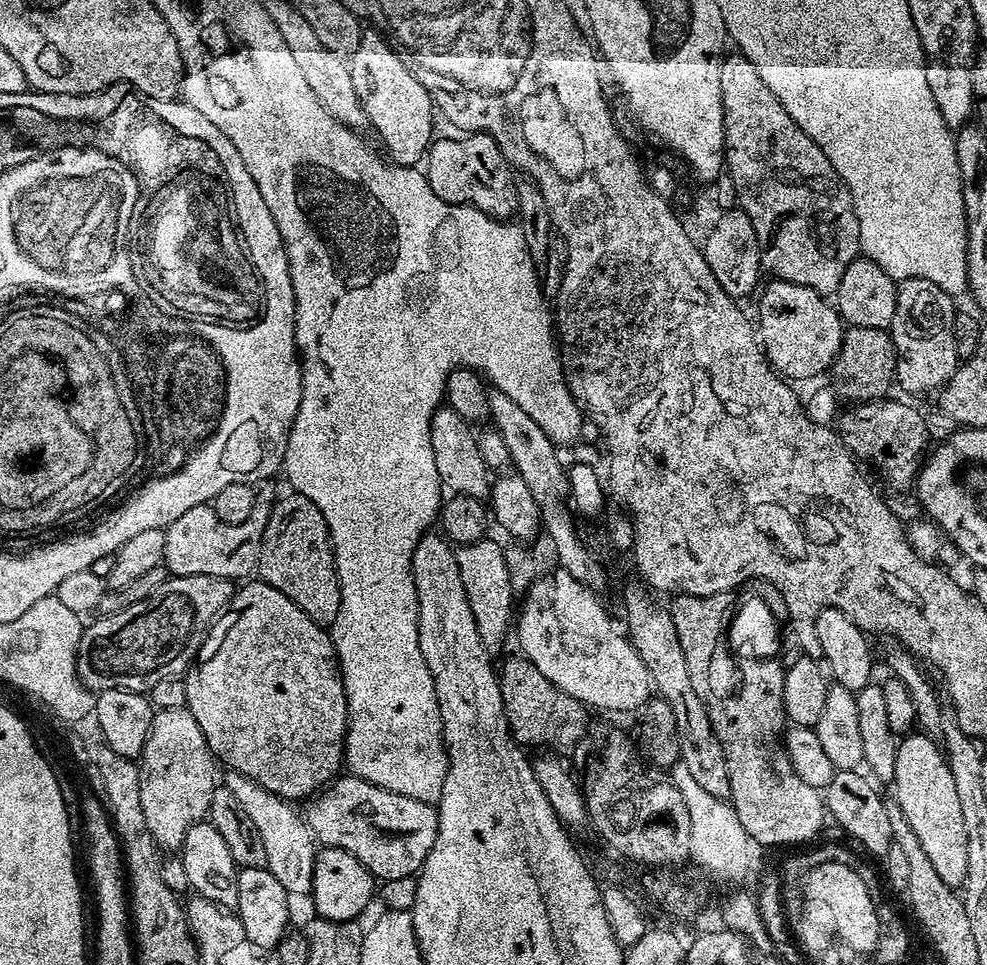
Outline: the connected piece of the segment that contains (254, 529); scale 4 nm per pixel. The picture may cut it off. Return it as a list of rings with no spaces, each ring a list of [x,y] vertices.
[[[211,503],[194,506],[194,510],[186,510],[182,518],[168,525],[164,533],[166,550],[163,565],[172,576],[213,576],[233,582],[243,581],[257,571],[260,543],[267,521],[268,512],[257,510],[246,518],[246,522],[231,524],[218,518]]]

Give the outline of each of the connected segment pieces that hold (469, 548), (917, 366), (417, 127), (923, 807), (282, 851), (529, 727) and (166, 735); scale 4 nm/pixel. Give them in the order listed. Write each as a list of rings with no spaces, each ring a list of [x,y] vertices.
[[[485,538],[476,540],[472,544],[461,544],[455,549],[458,570],[462,574],[462,586],[466,586],[466,598],[470,602],[470,610],[474,610],[474,622],[478,622],[478,634],[482,634],[482,642],[489,650],[496,650],[504,644],[504,639],[508,636],[514,624],[514,608],[512,612],[512,601],[514,595],[510,586],[510,575],[507,574],[506,558],[504,548],[496,540]]]
[[[910,278],[897,283],[896,305],[890,331],[896,351],[895,383],[902,391],[935,393],[956,373],[958,357],[954,346],[954,318],[957,309],[952,308],[952,304],[954,304],[953,297],[938,286],[934,286],[934,282],[926,282],[926,278]]]
[[[364,30],[359,46],[351,52],[354,90],[358,90],[358,98],[368,114],[371,129],[376,130],[388,150],[387,159],[396,166],[416,166],[427,157],[428,149],[434,143],[432,95],[422,82],[418,82],[418,78],[414,78],[414,74],[410,74],[391,43],[376,32],[379,31]]]
[[[925,734],[914,735],[905,735],[898,744],[900,753],[891,781],[896,787],[894,799],[902,806],[902,814],[906,814],[914,834],[918,834],[918,842],[922,842],[922,850],[926,850],[938,878],[956,890],[967,878],[967,850],[966,822],[958,803],[954,774],[950,774],[948,757],[935,739]]]
[[[227,769],[223,773],[222,784],[241,803],[242,810],[250,816],[254,828],[260,833],[266,849],[266,867],[270,870],[270,874],[274,874],[274,878],[278,878],[278,882],[282,882],[284,889],[293,897],[307,897],[311,893],[315,878],[318,848],[303,815],[301,813],[299,815],[289,801],[281,799],[272,791],[258,786],[252,779],[232,769]]]
[[[516,654],[504,665],[499,665],[498,675],[508,730],[517,744],[529,749],[551,749],[553,753],[564,754],[567,748],[574,747],[583,738],[584,731],[588,728],[585,705],[552,684],[549,678],[544,677],[542,671],[536,669],[523,655]]]
[[[187,707],[162,709],[153,715],[152,729],[138,763],[142,814],[152,840],[157,849],[179,850],[184,845],[186,830],[207,817],[218,786],[217,761]]]

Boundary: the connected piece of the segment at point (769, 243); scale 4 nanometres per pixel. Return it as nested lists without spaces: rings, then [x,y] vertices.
[[[728,54],[720,62],[720,73],[722,74],[722,106],[724,107],[724,163],[726,165],[726,175],[733,179],[734,188],[737,190],[739,208],[750,218],[750,222],[754,222],[754,234],[758,234],[760,263],[763,271],[767,275],[769,272],[769,277],[777,280],[806,286],[810,290],[821,294],[835,294],[842,282],[842,274],[846,274],[846,266],[850,266],[850,262],[857,259],[860,252],[858,218],[856,217],[850,190],[844,185],[842,178],[834,170],[834,166],[830,166],[830,158],[826,158],[826,154],[822,154],[820,147],[796,125],[794,118],[790,118],[790,114],[786,114],[782,102],[778,102],[778,98],[774,98],[770,86],[766,86],[766,82],[762,82],[758,70],[754,70],[754,62],[750,62],[745,56],[739,54],[733,54],[733,56]]]

